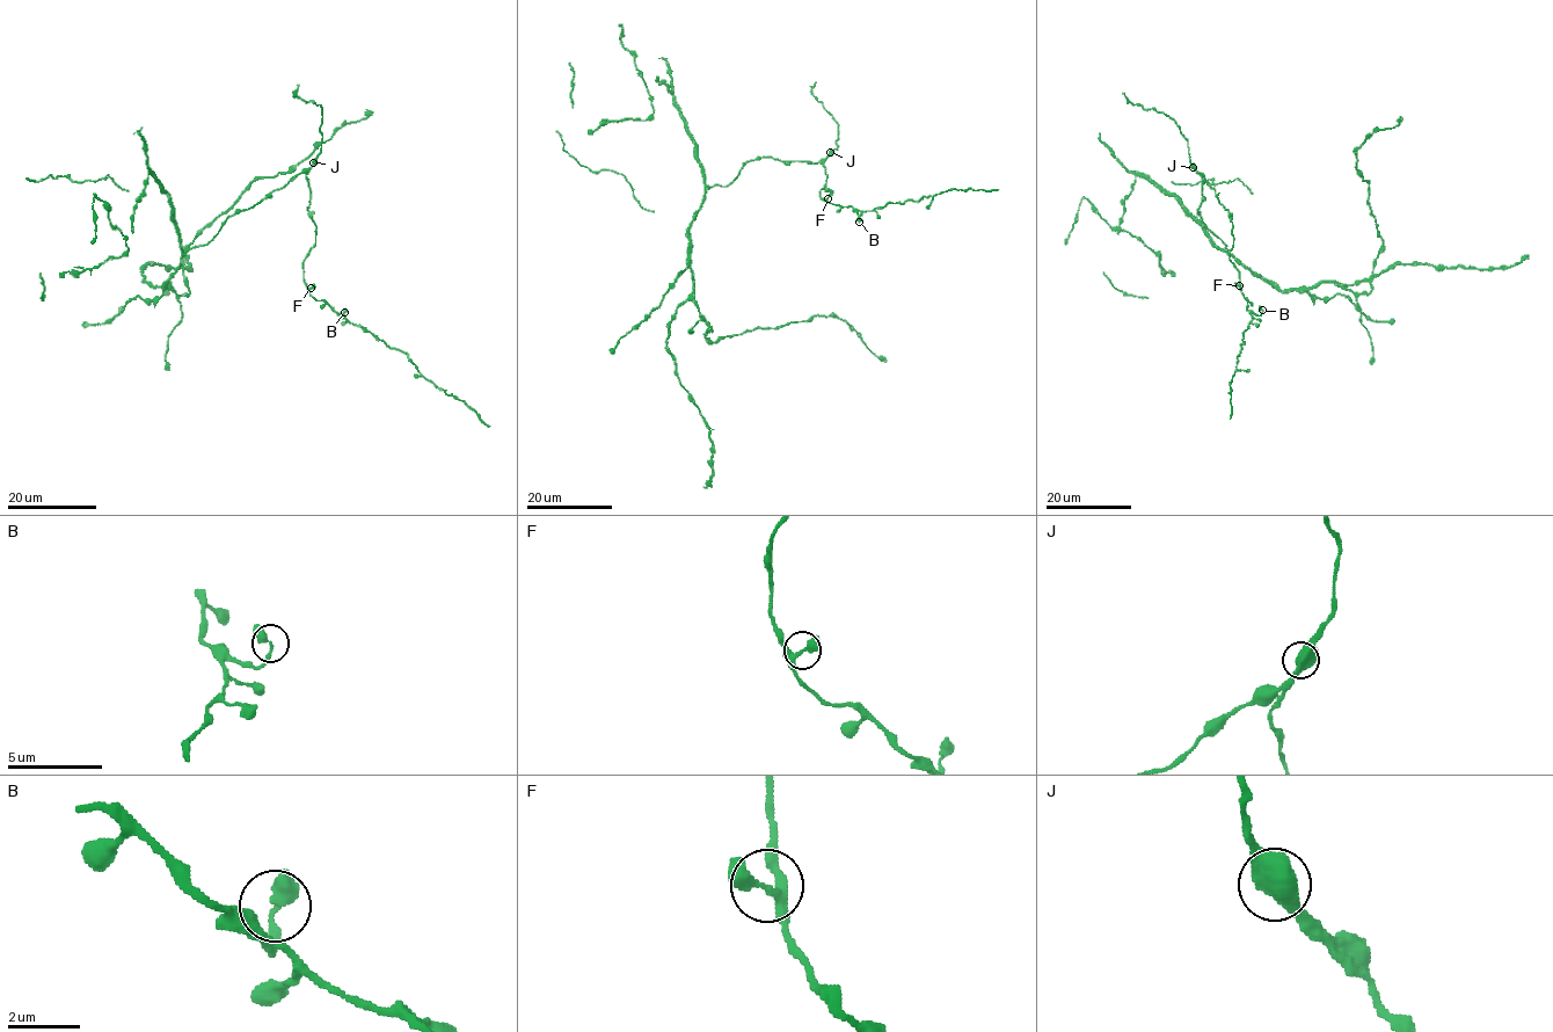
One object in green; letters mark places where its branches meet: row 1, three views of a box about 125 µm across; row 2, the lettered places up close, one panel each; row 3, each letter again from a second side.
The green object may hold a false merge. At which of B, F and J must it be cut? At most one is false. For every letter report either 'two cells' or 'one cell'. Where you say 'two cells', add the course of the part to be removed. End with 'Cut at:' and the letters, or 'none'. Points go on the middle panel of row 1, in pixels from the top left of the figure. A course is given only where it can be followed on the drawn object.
B: one cell
F: one cell
J: two cells | (830, 152), (817, 162), (757, 158), (706, 190), (691, 224), (693, 302), (715, 342), (837, 317), (880, 358)
Cut at: J

